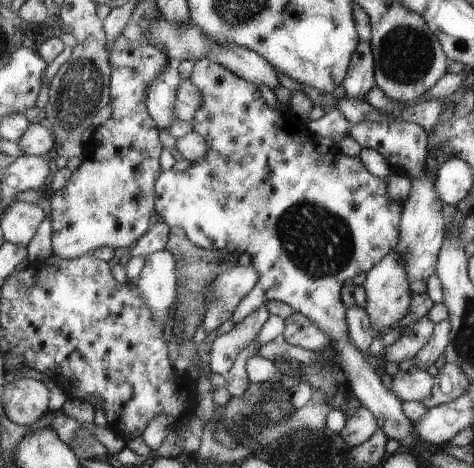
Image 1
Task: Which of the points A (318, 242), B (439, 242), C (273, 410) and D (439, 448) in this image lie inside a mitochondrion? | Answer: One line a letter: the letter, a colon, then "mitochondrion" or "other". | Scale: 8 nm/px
A: mitochondrion
B: other
C: mitochondrion
D: other

